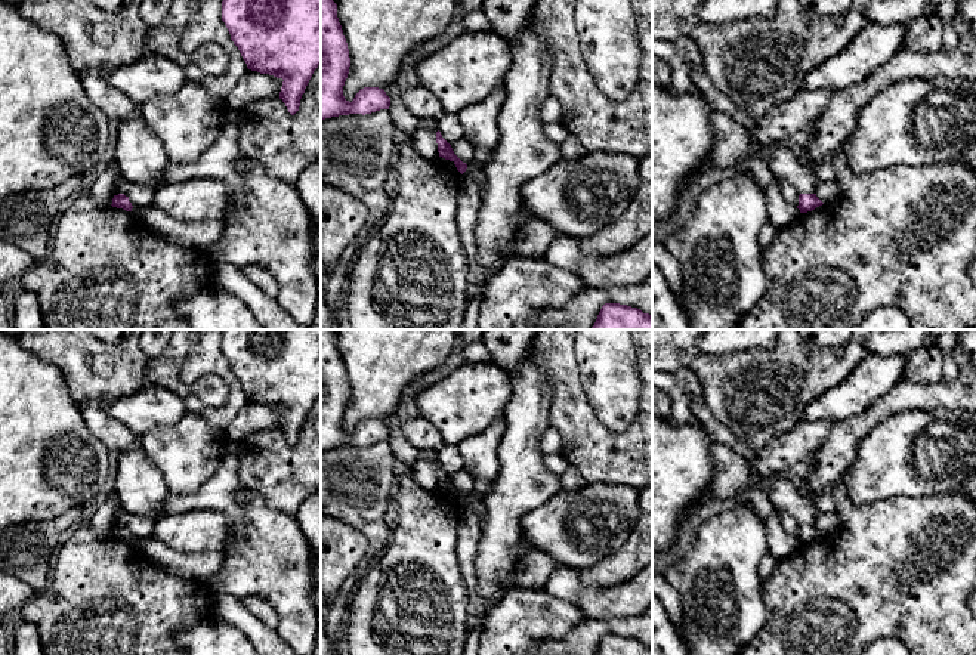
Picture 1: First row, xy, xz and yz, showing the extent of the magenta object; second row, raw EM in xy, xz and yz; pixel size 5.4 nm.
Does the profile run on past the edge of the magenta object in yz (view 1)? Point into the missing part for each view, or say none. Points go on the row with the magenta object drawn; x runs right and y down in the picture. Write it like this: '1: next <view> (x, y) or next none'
1: next none

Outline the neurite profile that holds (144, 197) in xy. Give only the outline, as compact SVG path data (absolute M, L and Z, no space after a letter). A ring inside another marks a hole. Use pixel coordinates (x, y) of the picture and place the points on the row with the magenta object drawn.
M120 176L115 180L115 191L118 194L124 194L133 207L139 210L145 208L146 206L152 204L154 189L146 186L139 186L136 183L130 183Z

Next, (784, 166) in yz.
M775 143L765 157L775 177L790 183L799 194L816 194L818 180L813 170L796 158L787 146Z

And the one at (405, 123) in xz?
M396 84L389 86L384 89L386 95L390 98L390 106L389 112L392 117L392 121L399 132L399 135L407 135L413 138L418 127L418 118L416 118L402 103L401 101L401 90L396 87Z

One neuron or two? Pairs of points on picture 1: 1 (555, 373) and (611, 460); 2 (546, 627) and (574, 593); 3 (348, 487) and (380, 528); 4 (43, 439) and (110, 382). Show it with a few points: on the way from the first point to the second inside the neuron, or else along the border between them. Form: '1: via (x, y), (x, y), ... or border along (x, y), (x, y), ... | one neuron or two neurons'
1: via (567, 395), (571, 414), (589, 438) | one neuron
2: border along (543, 590), (562, 601), (575, 603), (587, 618) | two neurons
3: via (358, 497), (370, 518) | one neuron
4: border along (61, 373), (68, 394), (77, 404) | two neurons

